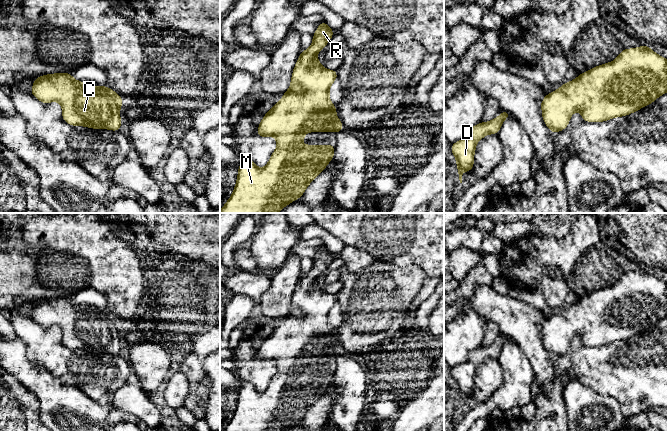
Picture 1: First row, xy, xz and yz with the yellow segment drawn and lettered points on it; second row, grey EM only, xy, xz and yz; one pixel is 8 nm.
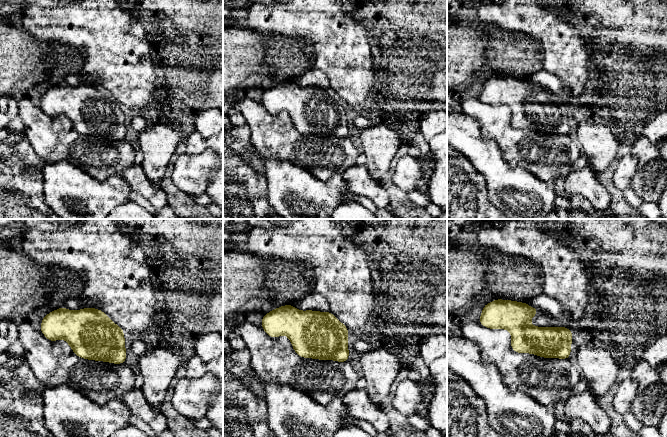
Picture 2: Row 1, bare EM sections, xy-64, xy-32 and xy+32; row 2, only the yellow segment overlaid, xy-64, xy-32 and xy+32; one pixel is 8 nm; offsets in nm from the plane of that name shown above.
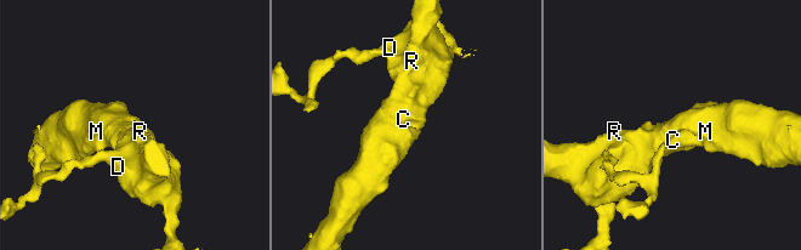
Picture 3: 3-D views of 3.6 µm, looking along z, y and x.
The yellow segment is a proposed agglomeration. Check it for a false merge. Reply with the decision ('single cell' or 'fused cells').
single cell

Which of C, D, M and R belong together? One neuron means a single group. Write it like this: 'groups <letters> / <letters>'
groups C D M R

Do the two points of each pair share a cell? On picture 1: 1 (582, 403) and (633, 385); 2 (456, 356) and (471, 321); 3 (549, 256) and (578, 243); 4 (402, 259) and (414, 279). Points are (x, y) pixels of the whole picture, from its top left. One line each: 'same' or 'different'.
1: different
2: same
3: same
4: different

